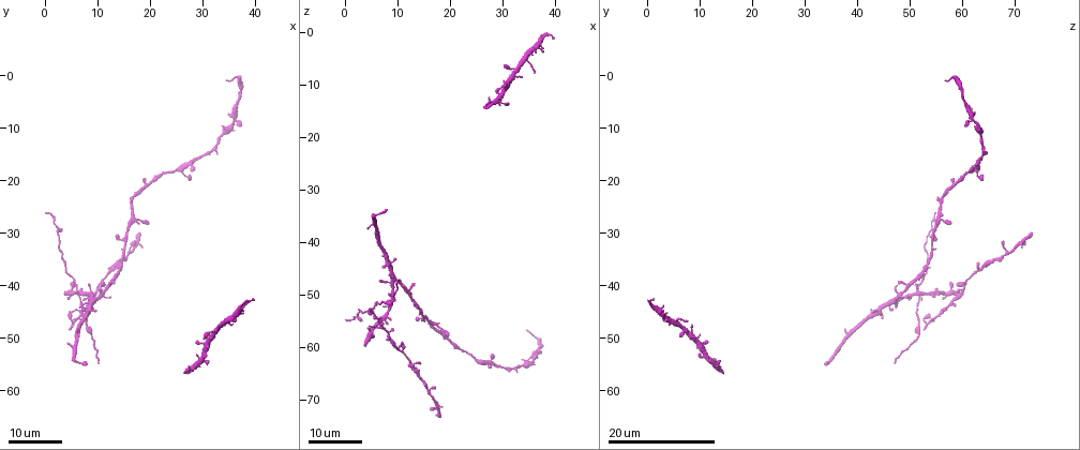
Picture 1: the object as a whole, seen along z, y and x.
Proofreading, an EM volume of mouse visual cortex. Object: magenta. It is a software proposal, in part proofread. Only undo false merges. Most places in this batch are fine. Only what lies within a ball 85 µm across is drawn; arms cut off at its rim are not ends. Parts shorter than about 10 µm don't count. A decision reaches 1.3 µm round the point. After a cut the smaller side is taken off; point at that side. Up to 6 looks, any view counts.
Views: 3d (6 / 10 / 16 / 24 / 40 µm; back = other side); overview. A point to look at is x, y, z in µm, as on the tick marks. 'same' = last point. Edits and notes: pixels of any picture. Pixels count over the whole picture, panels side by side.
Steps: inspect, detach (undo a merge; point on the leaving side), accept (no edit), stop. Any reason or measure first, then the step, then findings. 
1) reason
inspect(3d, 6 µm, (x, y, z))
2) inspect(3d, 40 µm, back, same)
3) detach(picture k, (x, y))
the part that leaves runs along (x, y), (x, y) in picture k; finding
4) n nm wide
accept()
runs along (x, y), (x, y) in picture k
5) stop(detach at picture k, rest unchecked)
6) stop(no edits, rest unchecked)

three-way junction
inspect(3d, 16 µm, (7.0, 43.0, 52.0))

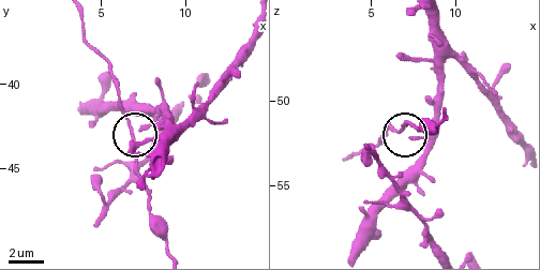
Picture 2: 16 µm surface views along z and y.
inspect(3d, 6 µm, (6.7, 42.9, 51.7))

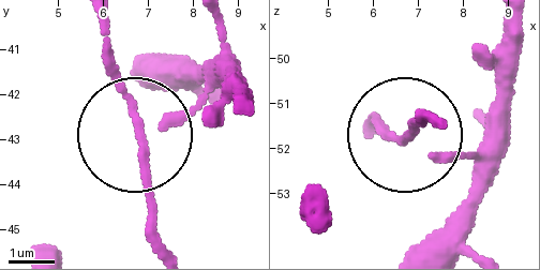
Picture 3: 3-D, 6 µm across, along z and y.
accept()
continuous, no second neuron

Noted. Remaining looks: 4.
thick turns thin
inspect(3d, 16 µm, (12.5, 37.0, 63.0))

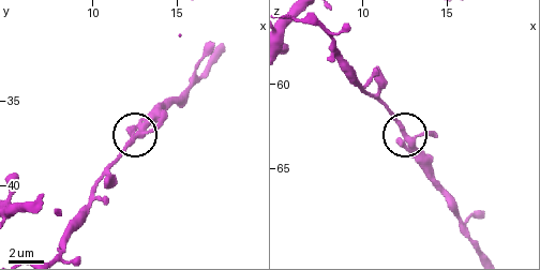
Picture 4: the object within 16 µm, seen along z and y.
closer look
inspect(3d, 6 µm, (12.4, 37.4, 62.7))

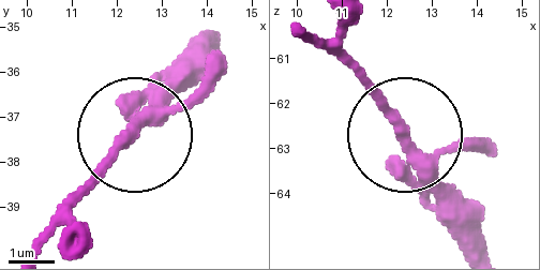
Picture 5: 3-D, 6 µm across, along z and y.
210 nm wide
accept()
continuous, no second neuron

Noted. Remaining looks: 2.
inspect(3d, 24 µm, (9.0, 43.5, 45.0))

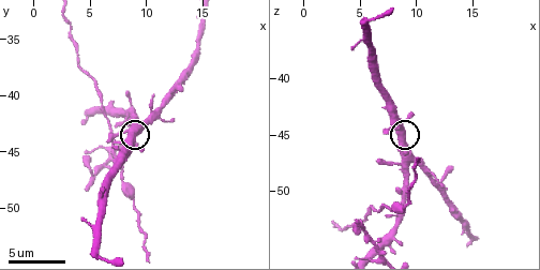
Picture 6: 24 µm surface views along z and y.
inspect(3d, 6 µm, (8.6, 43.6, 44.8))

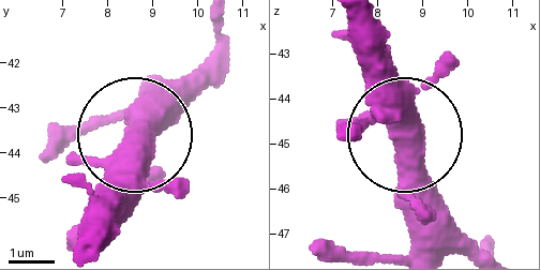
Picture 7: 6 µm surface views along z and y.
accept()
one neuron here

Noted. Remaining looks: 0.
stop(no edits, rest unchecked)

